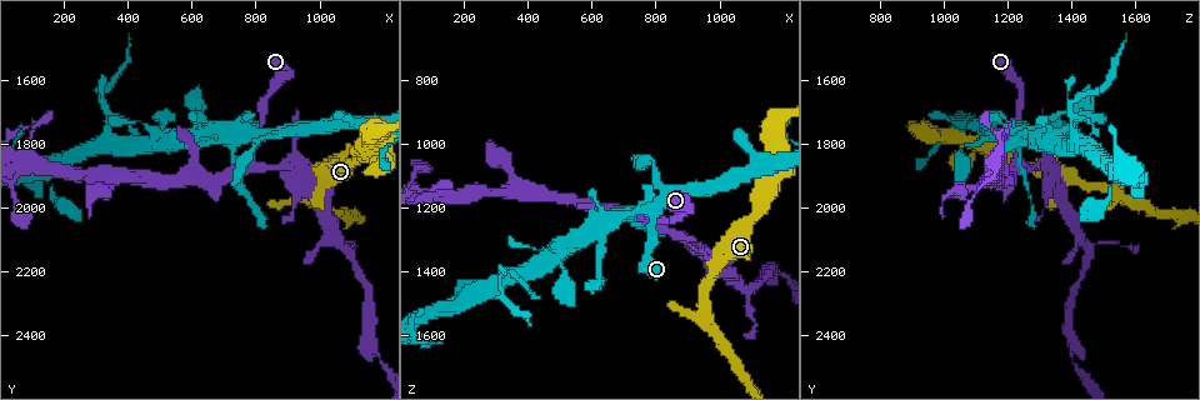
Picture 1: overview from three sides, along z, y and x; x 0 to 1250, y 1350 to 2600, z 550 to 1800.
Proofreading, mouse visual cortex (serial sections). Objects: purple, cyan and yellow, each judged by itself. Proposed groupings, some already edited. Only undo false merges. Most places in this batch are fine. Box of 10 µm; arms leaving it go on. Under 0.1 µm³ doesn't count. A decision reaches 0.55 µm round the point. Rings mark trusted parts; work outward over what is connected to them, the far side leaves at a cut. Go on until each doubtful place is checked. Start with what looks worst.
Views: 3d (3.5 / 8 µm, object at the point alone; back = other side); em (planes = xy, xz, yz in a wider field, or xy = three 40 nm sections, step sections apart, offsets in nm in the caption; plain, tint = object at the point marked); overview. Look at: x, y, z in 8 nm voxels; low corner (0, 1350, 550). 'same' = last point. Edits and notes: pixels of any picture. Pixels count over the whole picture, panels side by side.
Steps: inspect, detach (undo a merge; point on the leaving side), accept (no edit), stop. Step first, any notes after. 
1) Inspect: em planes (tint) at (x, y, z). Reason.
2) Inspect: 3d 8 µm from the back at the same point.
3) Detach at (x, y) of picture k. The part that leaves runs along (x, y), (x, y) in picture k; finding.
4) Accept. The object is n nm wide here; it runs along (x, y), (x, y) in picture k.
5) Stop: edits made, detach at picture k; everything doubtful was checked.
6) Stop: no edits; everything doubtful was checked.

Inspect: 3d 3.5 µm at (790, 1770, 1210). Sudden change in width.

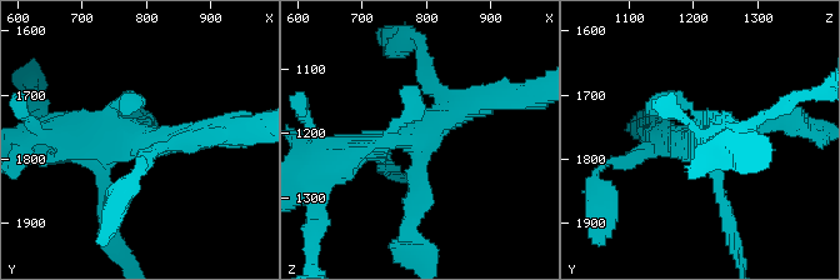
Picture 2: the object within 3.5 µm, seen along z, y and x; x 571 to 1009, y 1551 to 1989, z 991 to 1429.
Inspect: em xy step 1 (tint) at (780, 1770, 1210). Now the EM.

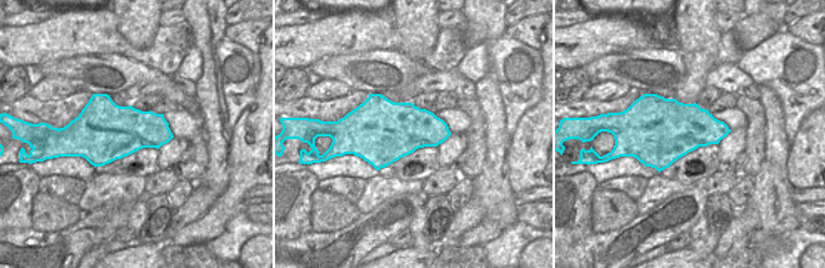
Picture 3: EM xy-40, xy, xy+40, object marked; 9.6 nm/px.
Inspect: em xy step 3 (tint) at the same point. Another direction.

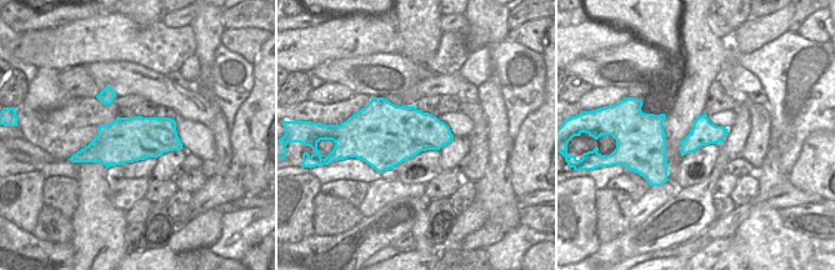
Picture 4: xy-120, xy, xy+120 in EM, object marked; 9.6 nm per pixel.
Accept. It runs along (411, 218), (419, 144), (343, 160) in picture 2; all the same cell.

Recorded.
Inspect: 3d 3.5 µm at (790, 1840, 1230). Arms part here.

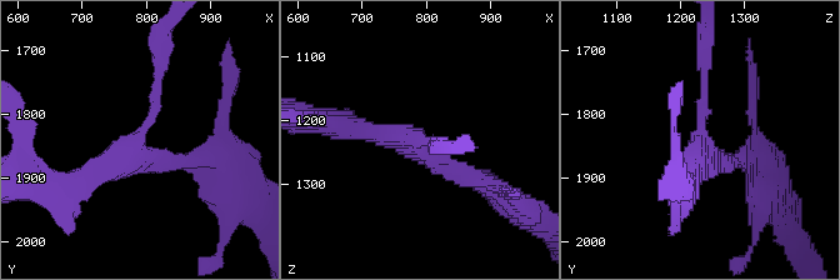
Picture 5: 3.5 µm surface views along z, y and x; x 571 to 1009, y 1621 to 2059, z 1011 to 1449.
Inspect: em planes (tint) at (785, 1850, 1230). 3 arms meet here; the arms are 150, 200, 300 nm wide; need the tissue.

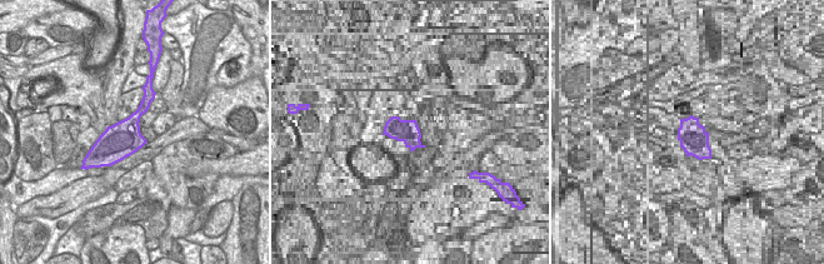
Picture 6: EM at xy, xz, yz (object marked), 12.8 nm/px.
Accept. Continuous, no second cell.

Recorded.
Inspect: 3d 8 µm at (930, 1880, 1330). Thick turns thin.

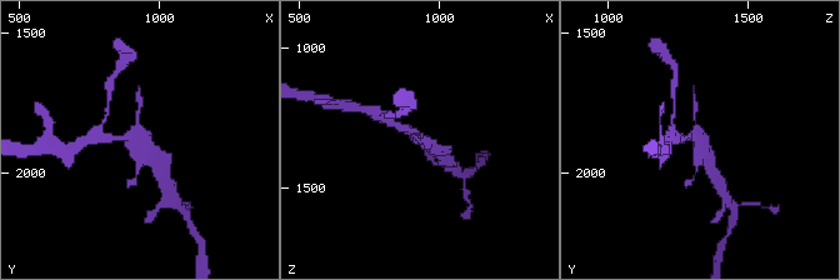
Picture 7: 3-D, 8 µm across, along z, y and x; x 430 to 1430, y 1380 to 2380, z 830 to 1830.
Inspect: em xy step 2 (tint) at the same point. Shape alone is not enough.

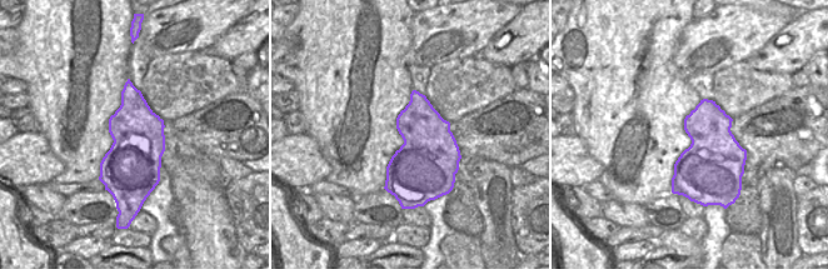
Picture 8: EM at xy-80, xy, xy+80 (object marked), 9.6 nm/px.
Accept. It runs along (386, 120), (440, 151) in picture 7; continuous, no second cell.

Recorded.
Stop: no edits; everything doubtful was checked.

